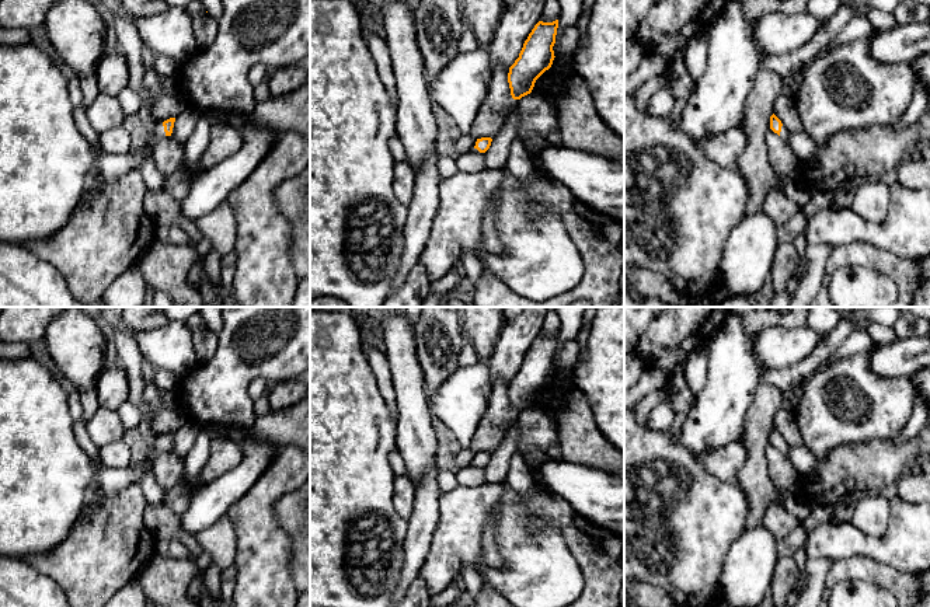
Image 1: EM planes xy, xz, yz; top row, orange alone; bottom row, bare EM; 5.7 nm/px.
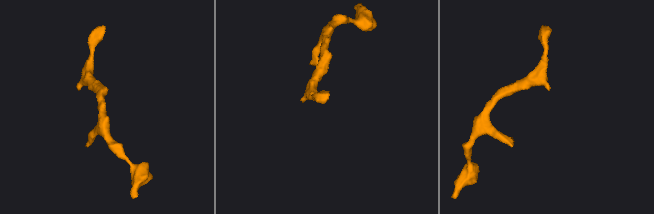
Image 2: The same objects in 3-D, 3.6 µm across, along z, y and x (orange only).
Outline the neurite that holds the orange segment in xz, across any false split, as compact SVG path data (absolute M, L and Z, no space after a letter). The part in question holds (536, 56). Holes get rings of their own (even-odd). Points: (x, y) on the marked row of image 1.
M558 20L553 22L539 21L529 34L519 57L509 67L508 73L513 100L520 100L530 94L536 80L551 67L555 57L553 46L555 43L557 28Z

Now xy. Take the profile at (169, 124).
M34 42L0 45L0 243L24 245L52 238L81 200L88 171L97 165L102 182L116 182L153 156L154 142L171 136L175 118L157 125L143 144L128 154L94 151L77 129L69 79Z

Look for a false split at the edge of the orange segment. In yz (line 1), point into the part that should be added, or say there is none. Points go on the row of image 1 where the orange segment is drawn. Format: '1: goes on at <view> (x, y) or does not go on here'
1: goes on at yz (784, 133)

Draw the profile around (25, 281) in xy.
M0 243L0 307L87 307L77 301L60 272L24 245Z

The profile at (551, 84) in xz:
M553 63L551 67L536 80L532 93L541 95L557 108L565 95L570 77L571 76Z

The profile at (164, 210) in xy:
M166 191L150 192L144 196L144 210L154 221L157 230L164 230L171 224L181 224L181 200L173 198Z

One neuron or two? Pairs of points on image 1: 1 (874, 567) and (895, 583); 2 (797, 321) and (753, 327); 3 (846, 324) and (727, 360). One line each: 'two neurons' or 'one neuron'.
1: one neuron
2: one neuron
3: one neuron

